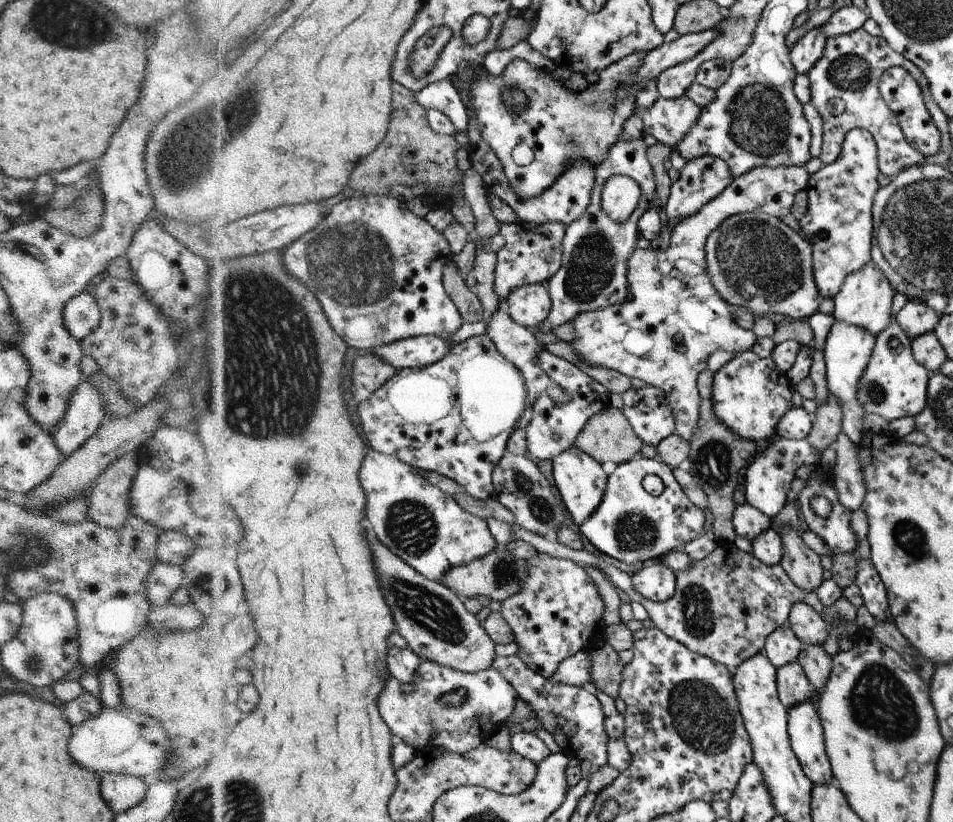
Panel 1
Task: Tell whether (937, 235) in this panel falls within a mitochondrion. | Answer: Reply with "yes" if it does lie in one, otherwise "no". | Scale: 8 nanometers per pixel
yes

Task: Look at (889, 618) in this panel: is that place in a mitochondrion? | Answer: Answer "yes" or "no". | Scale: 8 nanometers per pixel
no

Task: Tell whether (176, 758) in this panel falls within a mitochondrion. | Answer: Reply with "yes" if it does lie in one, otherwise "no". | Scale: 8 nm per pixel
yes

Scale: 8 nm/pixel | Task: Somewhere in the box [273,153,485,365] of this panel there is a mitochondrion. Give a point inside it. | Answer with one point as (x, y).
(354, 264)

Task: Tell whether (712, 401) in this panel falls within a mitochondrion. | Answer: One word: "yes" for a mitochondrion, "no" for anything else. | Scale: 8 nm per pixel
no

